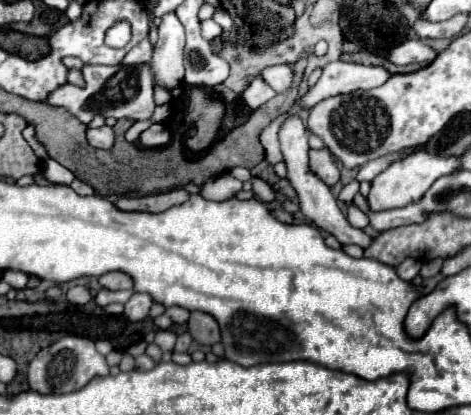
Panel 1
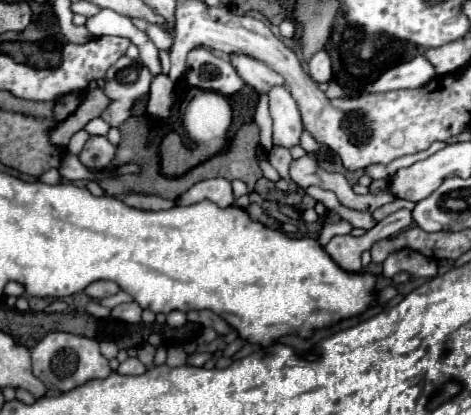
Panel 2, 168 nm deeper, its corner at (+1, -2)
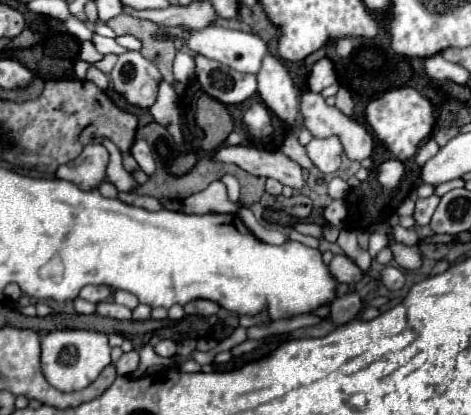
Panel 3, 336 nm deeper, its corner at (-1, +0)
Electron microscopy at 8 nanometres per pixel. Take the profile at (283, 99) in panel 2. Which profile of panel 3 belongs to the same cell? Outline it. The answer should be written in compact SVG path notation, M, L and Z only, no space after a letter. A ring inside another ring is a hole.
M266 55L262 61L262 69L258 73L258 93L266 107L286 125L296 129L298 117L298 91L286 65L274 57Z

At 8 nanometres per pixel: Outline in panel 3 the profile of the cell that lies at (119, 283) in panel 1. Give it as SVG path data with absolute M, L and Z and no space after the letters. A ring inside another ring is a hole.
M86 285L86 287L80 291L80 297L86 299L86 301L92 301L92 303L102 303L102 301L106 301L110 295L112 295L112 289L110 289L108 285Z

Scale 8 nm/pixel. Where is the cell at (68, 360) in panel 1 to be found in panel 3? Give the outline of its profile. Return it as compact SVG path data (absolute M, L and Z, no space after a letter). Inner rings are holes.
M58 329L50 331L42 337L42 373L50 385L64 393L80 391L96 381L96 377L102 373L104 367L108 367L110 361L110 345L108 337L104 333L96 331L78 331L78 329Z

